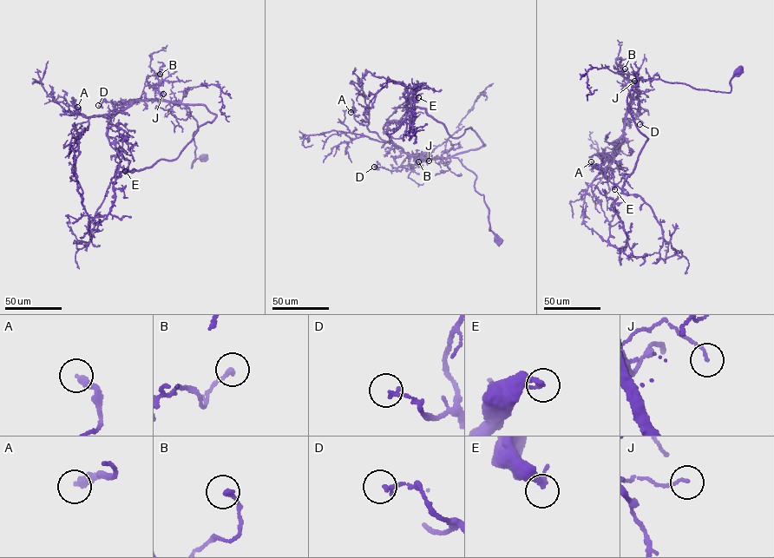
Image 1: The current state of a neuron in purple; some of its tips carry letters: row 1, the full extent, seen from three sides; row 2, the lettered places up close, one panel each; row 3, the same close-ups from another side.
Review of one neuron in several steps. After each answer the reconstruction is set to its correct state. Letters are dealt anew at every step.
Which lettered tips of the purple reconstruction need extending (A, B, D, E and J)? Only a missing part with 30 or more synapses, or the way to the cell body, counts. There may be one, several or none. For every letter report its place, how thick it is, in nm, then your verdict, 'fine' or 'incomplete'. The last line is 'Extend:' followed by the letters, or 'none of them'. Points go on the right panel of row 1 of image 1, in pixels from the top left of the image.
A: (591, 161) | 360 nm | fine
B: (625, 68) | 200 nm | fine
D: (639, 124) | 150 nm | fine
E: (614, 189) | 340 nm | fine
J: (634, 81) | 110 nm | fine
Extend: none of them

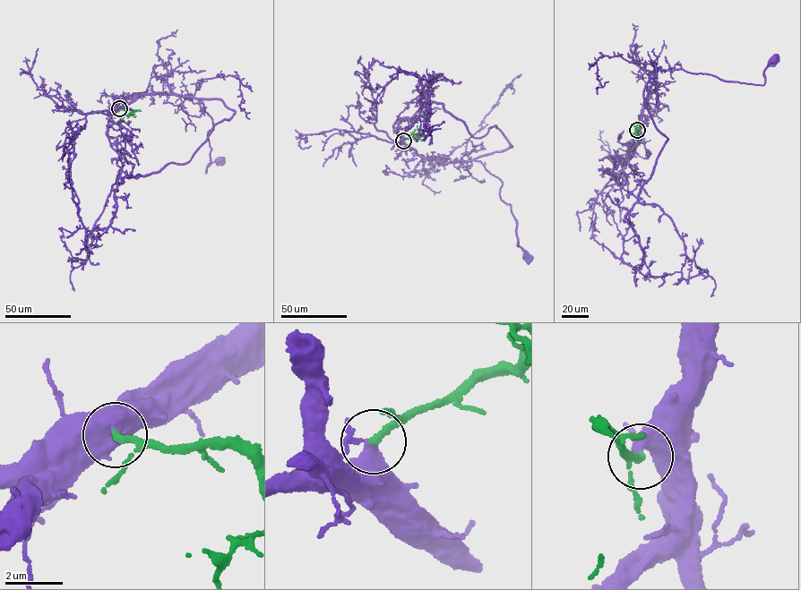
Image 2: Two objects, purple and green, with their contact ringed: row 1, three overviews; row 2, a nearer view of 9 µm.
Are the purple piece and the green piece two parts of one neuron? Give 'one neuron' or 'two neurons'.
one neuron

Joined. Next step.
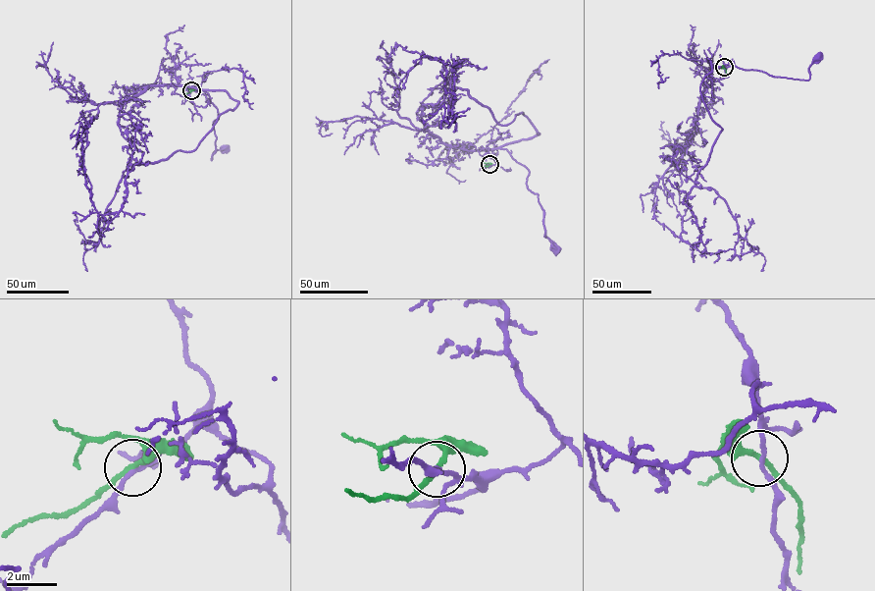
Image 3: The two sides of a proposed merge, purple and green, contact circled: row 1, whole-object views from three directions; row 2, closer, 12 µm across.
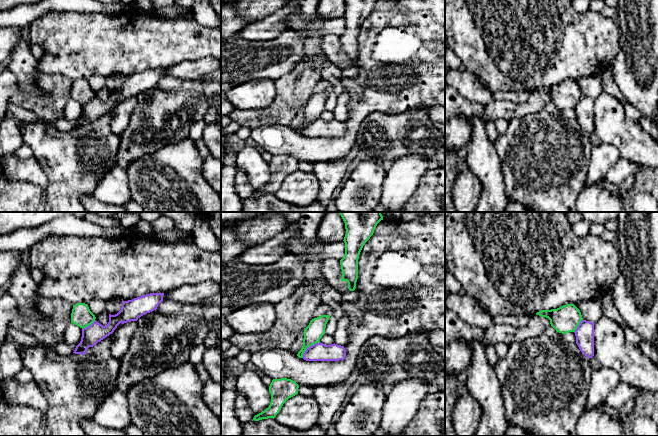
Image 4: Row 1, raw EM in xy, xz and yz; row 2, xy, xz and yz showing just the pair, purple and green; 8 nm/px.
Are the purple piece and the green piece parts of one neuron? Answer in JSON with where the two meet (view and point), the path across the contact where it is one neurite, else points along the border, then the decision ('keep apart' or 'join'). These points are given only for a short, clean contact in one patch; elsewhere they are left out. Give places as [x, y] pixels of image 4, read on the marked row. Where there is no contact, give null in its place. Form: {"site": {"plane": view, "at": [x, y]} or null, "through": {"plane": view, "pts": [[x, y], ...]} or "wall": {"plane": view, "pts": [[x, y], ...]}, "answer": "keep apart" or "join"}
{"site": {"plane": "xz", "at": [308, 347]}, "wall": {"plane": "xz", "pts": [[319, 341], [310, 345], [302, 357]]}, "answer": "keep apart"}

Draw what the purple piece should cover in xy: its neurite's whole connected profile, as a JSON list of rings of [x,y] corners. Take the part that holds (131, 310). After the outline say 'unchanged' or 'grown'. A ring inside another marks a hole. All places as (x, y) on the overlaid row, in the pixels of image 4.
[[[150,293],[122,301],[121,310],[115,315],[109,314],[109,322],[106,326],[95,320],[91,325],[82,329],[81,341],[73,353],[84,355],[89,347],[93,347],[112,334],[120,323],[137,321],[141,316],[156,310],[163,301],[163,296],[164,293]]] | unchanged

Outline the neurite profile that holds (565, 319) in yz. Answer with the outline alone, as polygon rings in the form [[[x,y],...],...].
[[[574,304],[563,305],[557,309],[541,310],[536,315],[548,318],[551,326],[562,334],[575,332],[583,320],[580,310]]]

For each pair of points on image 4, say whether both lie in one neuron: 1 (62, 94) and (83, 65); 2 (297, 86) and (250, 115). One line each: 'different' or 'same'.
1: different
2: same

